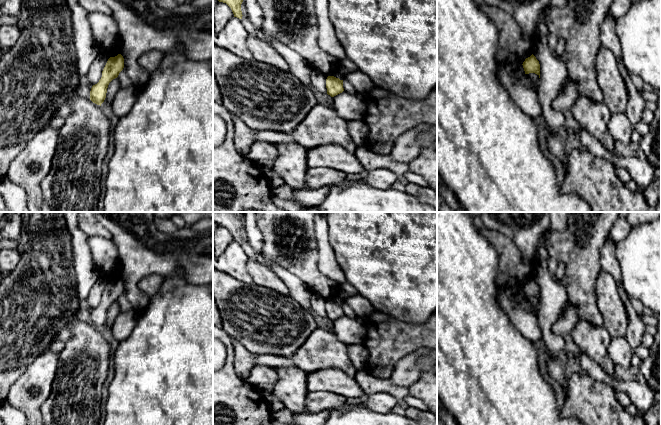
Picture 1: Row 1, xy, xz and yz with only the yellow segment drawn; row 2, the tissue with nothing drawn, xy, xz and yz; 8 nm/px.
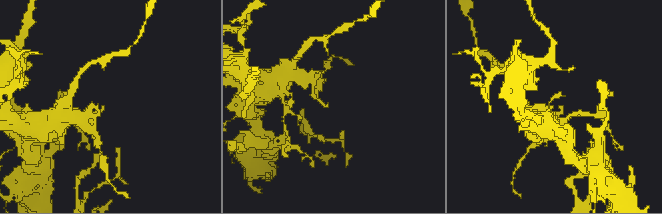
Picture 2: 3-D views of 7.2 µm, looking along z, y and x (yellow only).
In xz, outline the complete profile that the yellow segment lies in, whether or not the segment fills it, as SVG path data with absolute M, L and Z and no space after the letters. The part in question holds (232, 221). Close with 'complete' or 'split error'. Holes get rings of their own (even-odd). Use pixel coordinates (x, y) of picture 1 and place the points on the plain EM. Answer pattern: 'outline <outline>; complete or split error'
outline M213 212L213 221L219 226L226 227L232 234L234 241L242 243L240 212Z; complete

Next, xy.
outline M121 278L115 281L110 281L102 295L102 301L99 306L92 310L90 315L90 324L100 329L106 322L107 312L109 307L118 301L119 297L124 292L124 282Z; complete

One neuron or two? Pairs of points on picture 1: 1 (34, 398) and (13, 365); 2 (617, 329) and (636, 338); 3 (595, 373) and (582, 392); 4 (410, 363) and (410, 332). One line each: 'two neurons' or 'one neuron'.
1: two neurons
2: two neurons
3: two neurons
4: two neurons

